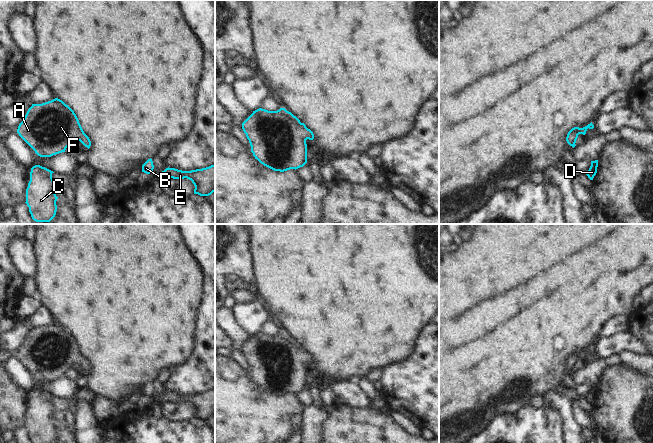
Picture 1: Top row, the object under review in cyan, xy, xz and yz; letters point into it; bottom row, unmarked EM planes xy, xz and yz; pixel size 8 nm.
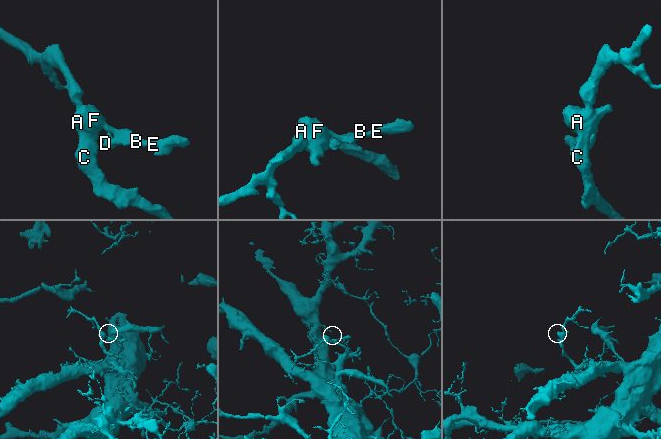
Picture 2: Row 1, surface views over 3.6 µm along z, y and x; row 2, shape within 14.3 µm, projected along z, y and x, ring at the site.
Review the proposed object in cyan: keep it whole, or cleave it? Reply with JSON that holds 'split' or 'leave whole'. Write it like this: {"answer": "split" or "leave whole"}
{"answer": "leave whole"}

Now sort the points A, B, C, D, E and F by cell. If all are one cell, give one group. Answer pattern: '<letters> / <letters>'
A B C D E F

